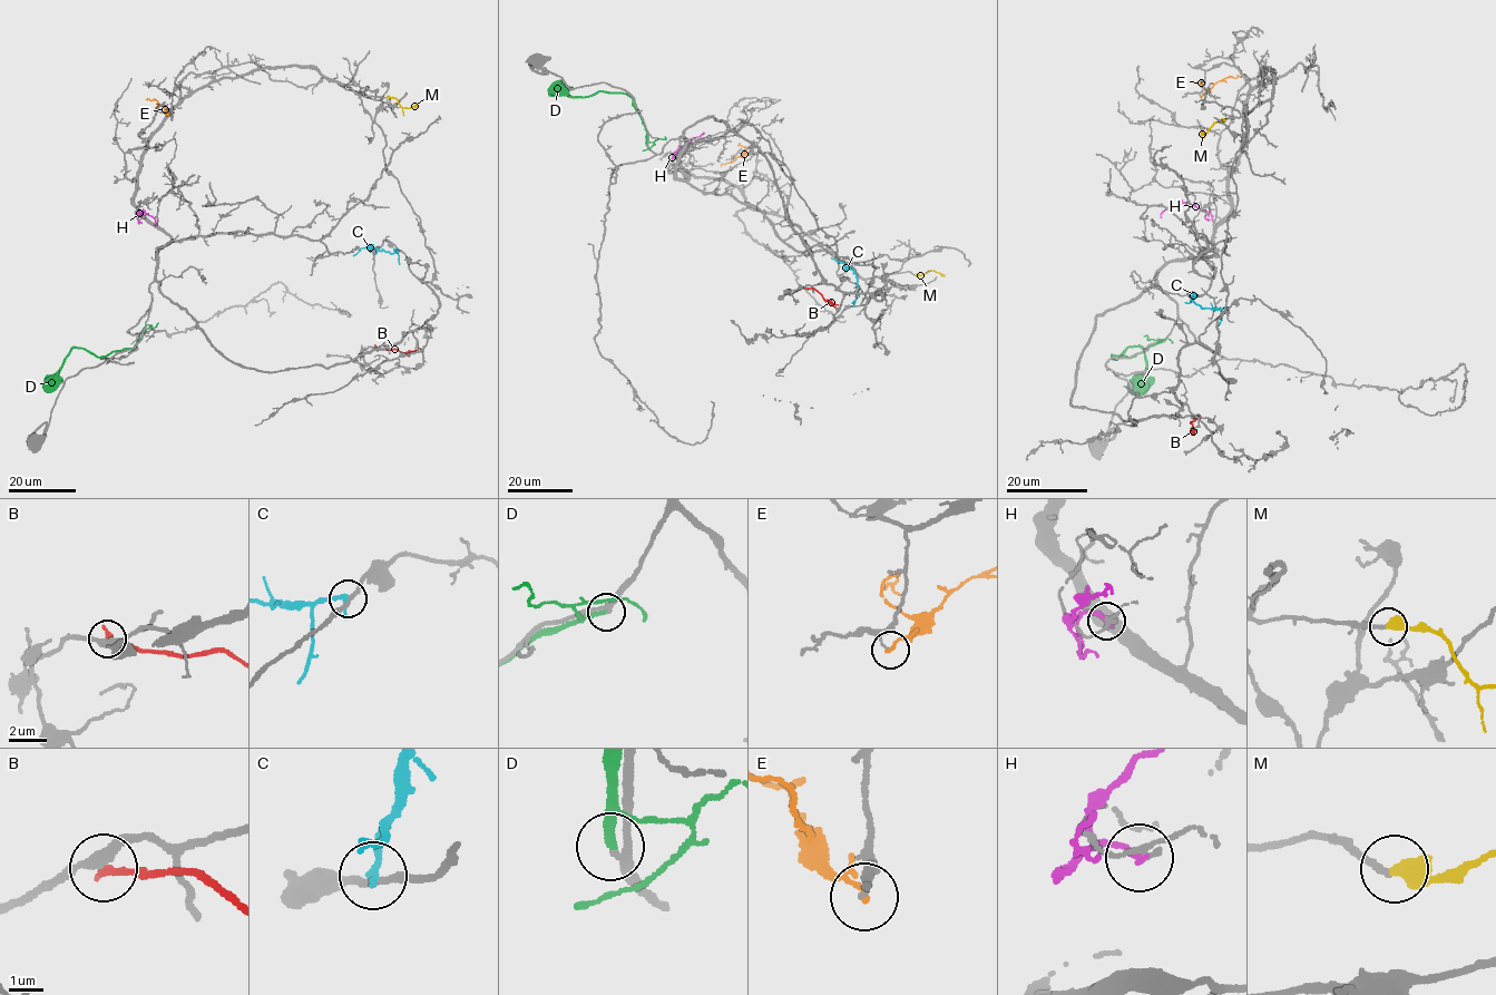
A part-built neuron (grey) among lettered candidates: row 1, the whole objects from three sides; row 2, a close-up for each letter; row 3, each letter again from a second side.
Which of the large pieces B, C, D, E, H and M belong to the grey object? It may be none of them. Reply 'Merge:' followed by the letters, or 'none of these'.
Merge: M

